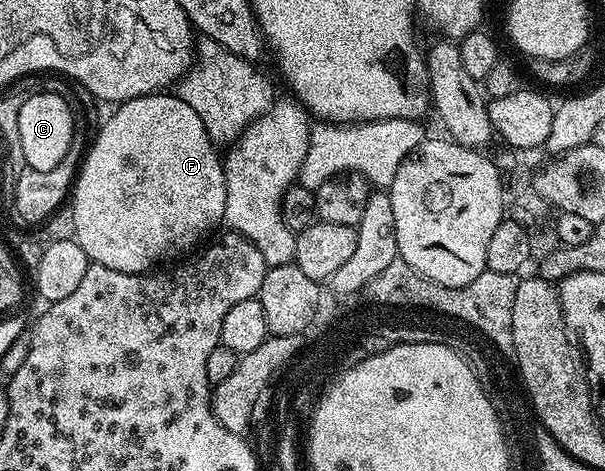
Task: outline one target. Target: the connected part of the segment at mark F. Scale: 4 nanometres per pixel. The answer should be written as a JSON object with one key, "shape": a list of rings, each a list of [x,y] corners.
{"shape":[[[174,93],[146,94],[128,102],[120,102],[112,110],[115,111],[112,112],[111,119],[100,128],[95,143],[90,143],[73,183],[73,201],[70,203],[70,208],[73,210],[74,219],[76,220],[74,241],[79,243],[79,247],[87,253],[91,262],[101,264],[105,268],[113,268],[117,272],[146,274],[152,268],[163,264],[158,264],[158,262],[163,262],[166,258],[176,257],[175,259],[178,259],[183,256],[178,256],[178,254],[183,254],[190,246],[197,245],[218,222],[220,224],[224,221],[226,176],[223,171],[221,154],[215,151],[218,150],[216,143],[212,142],[211,137],[205,132],[205,124],[201,124],[201,116],[197,116],[197,112],[193,112],[193,108],[189,108],[189,104],[185,104],[185,100],[176,98]]]}

